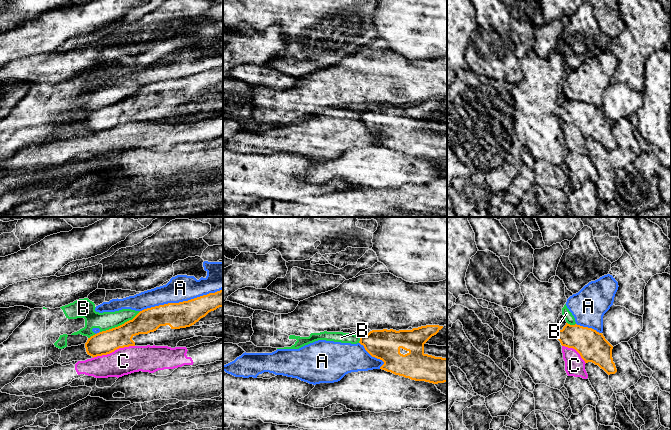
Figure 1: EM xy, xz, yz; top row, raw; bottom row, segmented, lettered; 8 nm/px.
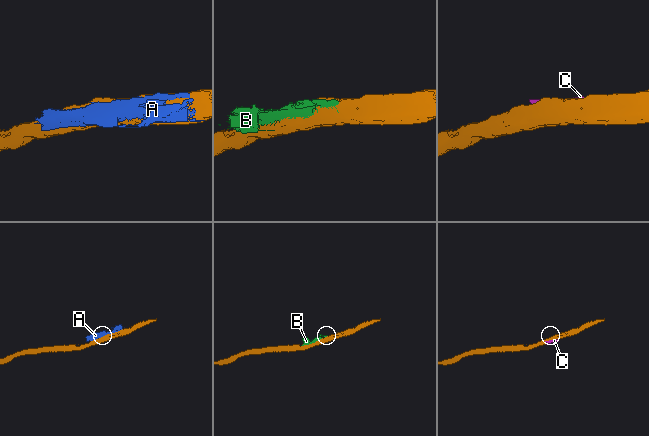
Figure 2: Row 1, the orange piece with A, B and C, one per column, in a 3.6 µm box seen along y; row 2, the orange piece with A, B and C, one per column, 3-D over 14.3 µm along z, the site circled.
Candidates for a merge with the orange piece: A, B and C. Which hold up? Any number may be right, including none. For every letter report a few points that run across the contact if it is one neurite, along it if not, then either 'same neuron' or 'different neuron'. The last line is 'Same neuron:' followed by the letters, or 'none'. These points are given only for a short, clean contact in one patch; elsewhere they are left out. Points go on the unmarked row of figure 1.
A: different neuron
B: different neuron
C: line xy (134, 121), (119, 123), (109, 129), (97, 131), (93, 134); different neuron
Same neuron: none

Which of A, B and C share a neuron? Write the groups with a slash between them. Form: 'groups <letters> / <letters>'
groups A B / C

